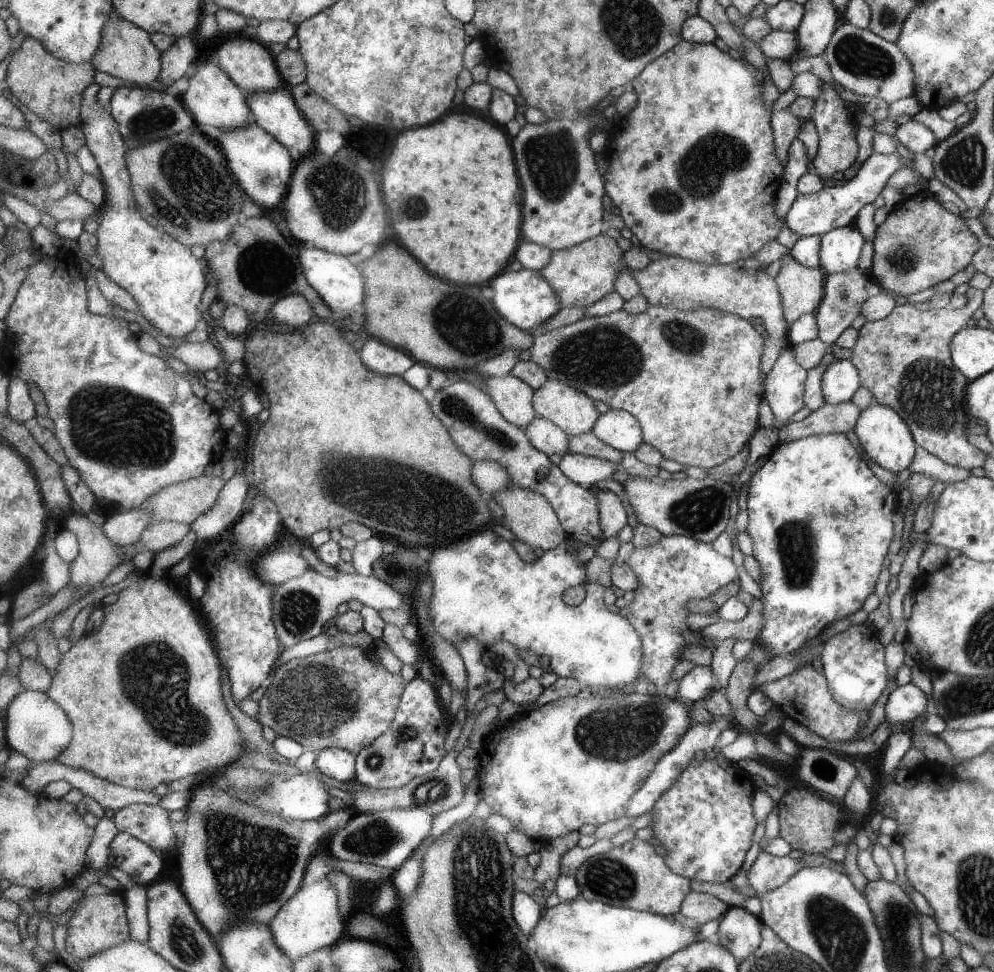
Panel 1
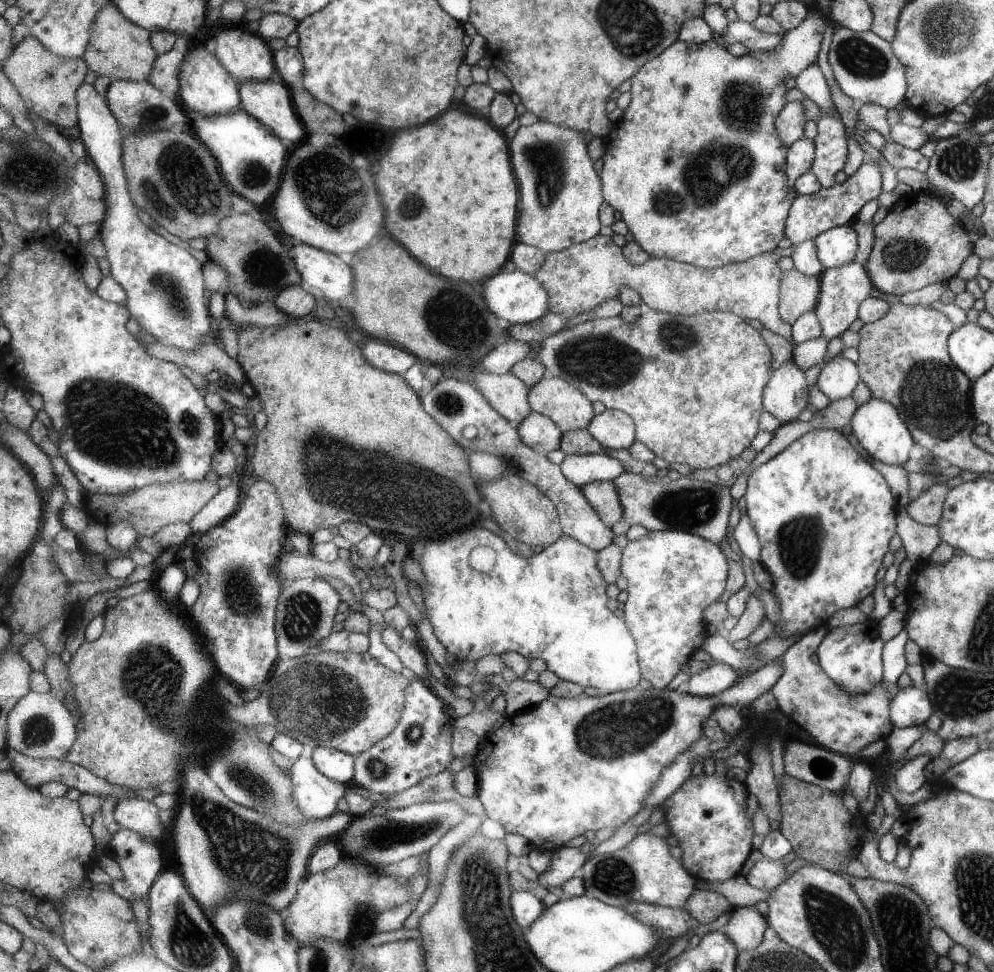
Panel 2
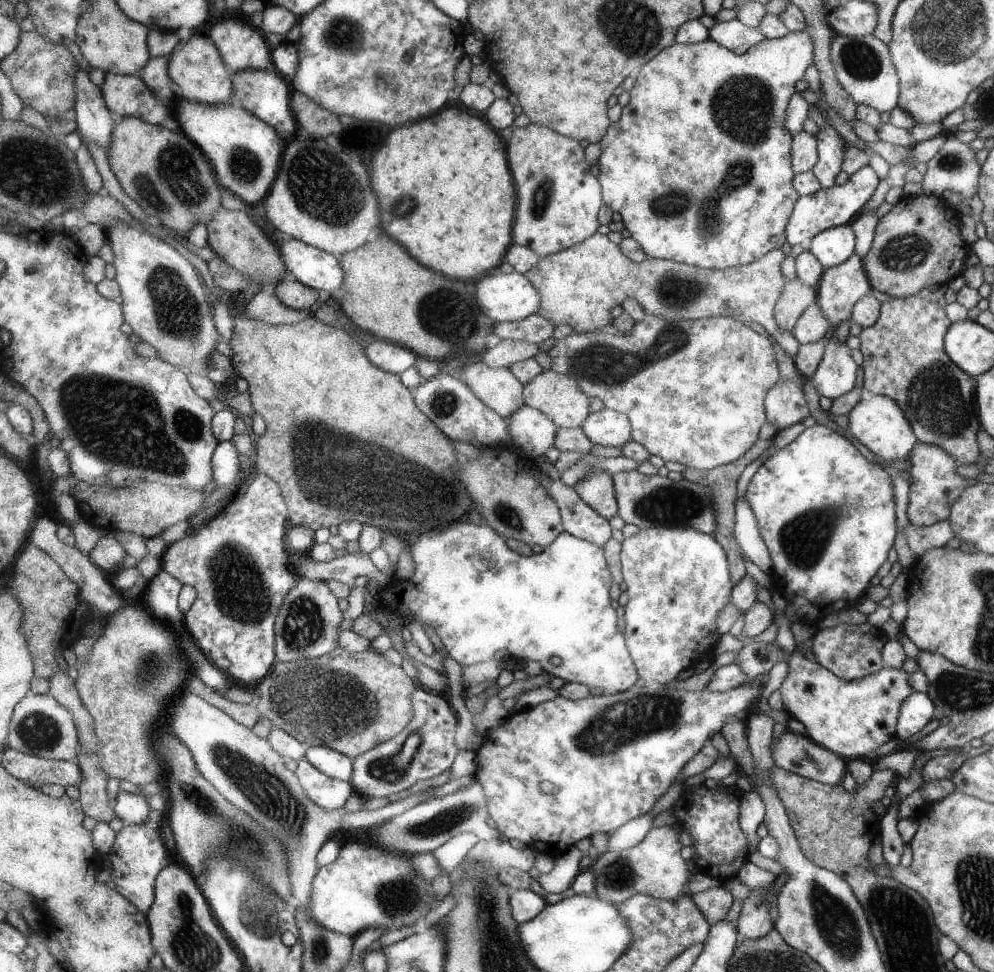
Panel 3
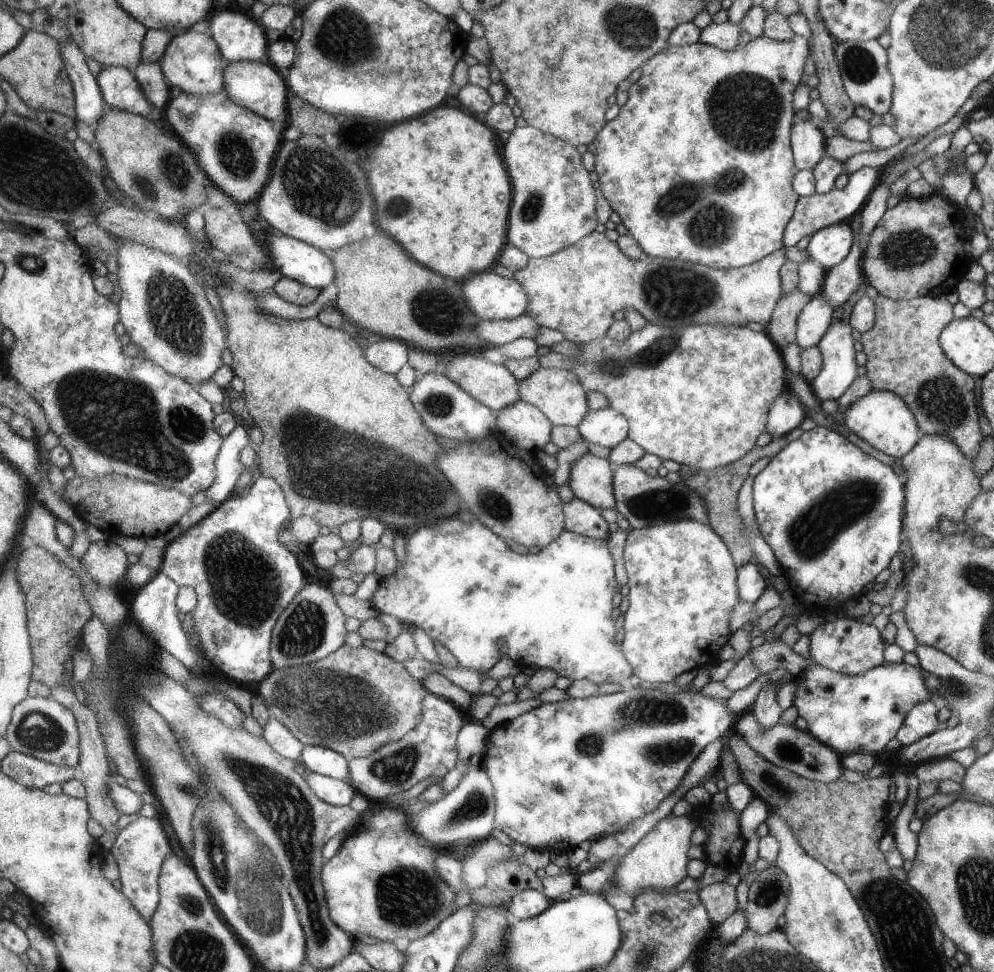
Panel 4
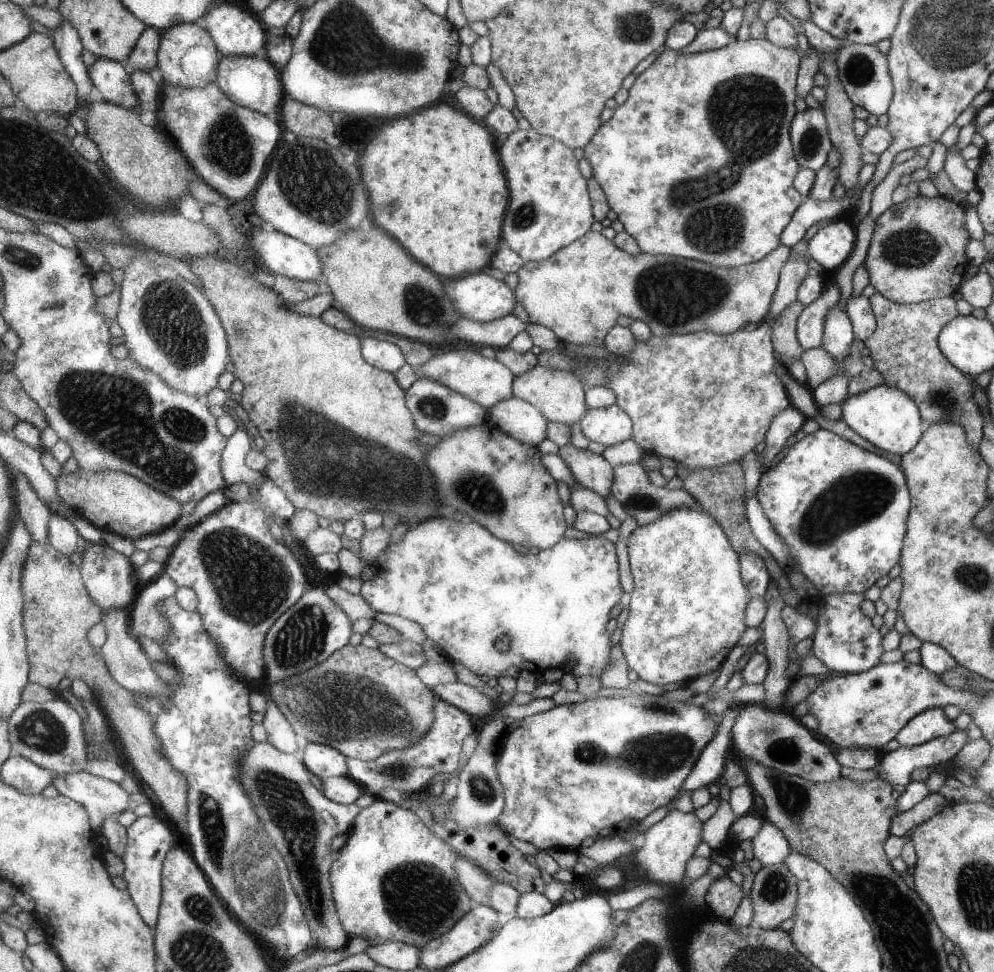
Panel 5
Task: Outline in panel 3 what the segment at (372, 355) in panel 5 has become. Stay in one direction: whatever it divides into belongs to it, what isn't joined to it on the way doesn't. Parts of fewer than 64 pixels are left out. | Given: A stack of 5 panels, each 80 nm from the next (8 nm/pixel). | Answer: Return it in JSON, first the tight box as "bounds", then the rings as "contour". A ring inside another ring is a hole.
{"bounds":[365,339,418,373],"contour":[[[379,339],[365,349],[368,358],[381,370],[389,373],[403,373],[415,365],[418,355],[393,342]]]}

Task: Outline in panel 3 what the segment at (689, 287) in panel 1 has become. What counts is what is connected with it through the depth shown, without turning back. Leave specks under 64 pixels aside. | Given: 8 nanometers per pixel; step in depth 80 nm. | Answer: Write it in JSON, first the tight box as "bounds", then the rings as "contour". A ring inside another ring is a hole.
{"bounds":[524,232,800,358],"contour":[[[597,232],[581,244],[541,258],[535,268],[524,274],[543,296],[537,315],[555,322],[555,326],[570,324],[574,332],[593,332],[612,324],[609,310],[622,306],[627,298],[637,298],[648,314],[667,320],[729,316],[739,322],[757,322],[792,358],[800,345],[789,330],[777,326],[773,316],[785,283],[780,272],[783,258],[783,252],[774,249],[748,264],[725,269],[700,268],[654,257],[636,263],[609,236]]]}

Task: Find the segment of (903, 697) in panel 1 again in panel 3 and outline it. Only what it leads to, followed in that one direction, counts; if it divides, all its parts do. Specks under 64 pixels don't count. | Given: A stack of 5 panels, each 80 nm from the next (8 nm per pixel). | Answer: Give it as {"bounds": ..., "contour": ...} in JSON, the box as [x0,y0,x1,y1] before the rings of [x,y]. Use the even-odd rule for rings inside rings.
{"bounds":[896,692,935,740],"contour":[[[911,692],[897,710],[896,737],[900,740],[911,738],[923,726],[930,722],[935,715],[935,705],[925,693]]]}

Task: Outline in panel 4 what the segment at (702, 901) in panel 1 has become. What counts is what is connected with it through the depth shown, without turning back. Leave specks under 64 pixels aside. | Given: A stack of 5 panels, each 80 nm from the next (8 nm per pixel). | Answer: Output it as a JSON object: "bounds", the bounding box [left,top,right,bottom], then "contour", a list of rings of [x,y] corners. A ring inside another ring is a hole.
{"bounds":[700,882,736,926],"contour":[[[725,882],[715,883],[700,890],[700,895],[715,926],[725,922],[725,919],[736,910],[735,887]]]}

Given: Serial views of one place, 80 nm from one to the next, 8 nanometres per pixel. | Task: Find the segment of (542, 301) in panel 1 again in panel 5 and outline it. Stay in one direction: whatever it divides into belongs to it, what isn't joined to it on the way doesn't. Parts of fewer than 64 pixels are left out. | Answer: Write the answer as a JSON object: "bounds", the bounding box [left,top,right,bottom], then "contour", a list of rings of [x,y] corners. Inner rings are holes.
{"bounds":[446,270,518,323],"contour":[[[486,270],[452,279],[447,284],[446,293],[463,317],[467,316],[471,320],[481,321],[482,323],[510,315],[513,312],[513,306],[518,302],[516,291],[513,292],[504,281],[491,278]]]}

